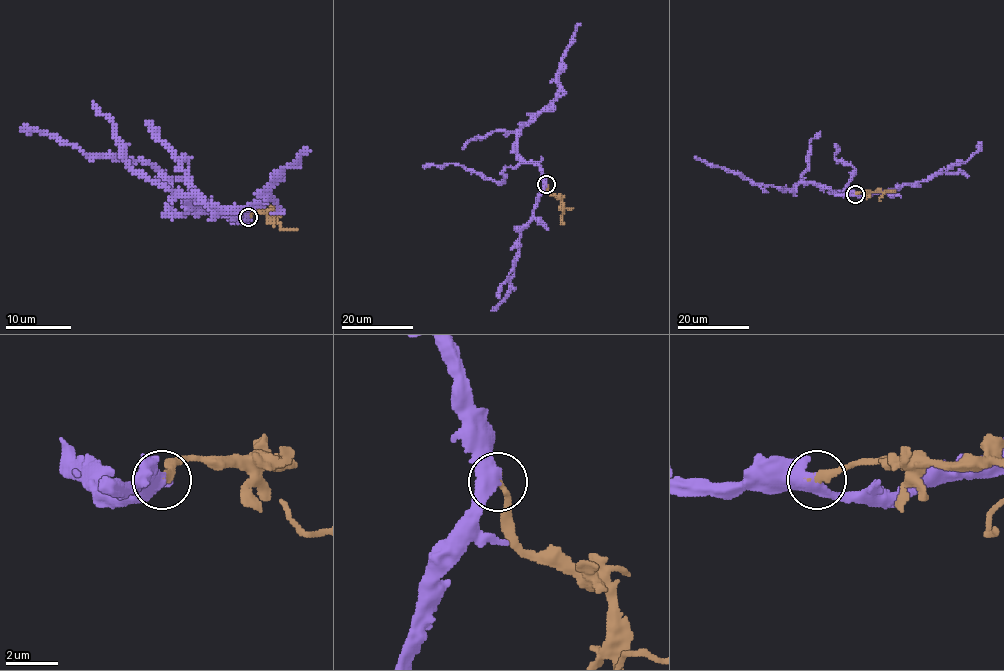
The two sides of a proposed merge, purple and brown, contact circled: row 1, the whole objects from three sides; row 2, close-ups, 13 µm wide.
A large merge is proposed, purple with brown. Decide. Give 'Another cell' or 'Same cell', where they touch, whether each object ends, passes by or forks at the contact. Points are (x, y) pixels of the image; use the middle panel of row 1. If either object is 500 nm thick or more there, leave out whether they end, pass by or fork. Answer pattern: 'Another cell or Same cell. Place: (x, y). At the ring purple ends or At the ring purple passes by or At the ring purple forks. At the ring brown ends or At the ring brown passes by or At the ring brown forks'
Same cell. Place: (546, 184). At the ring purple forks. At the ring brown ends

